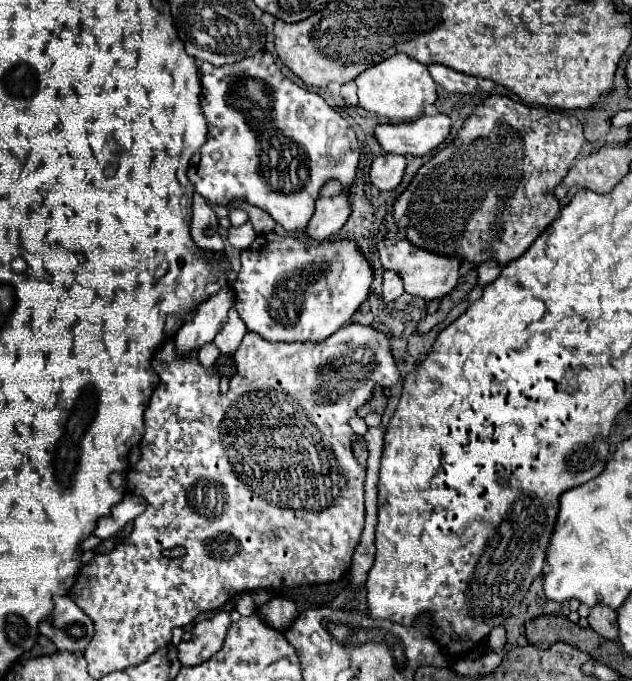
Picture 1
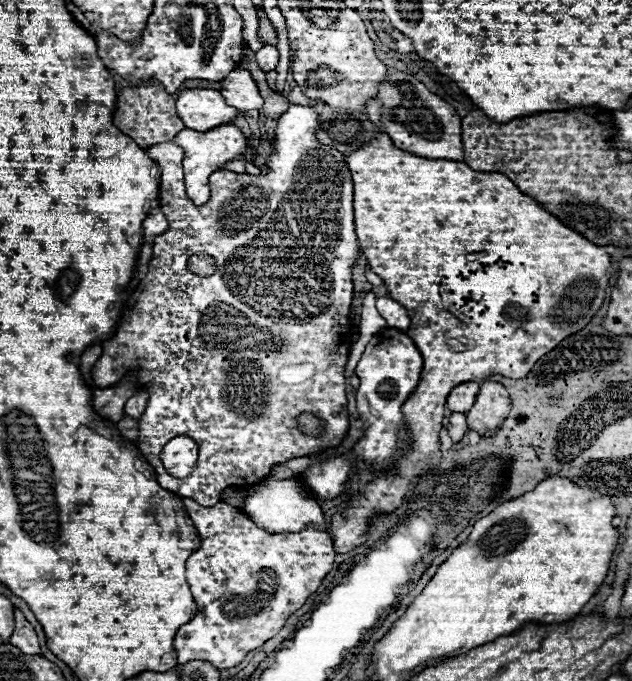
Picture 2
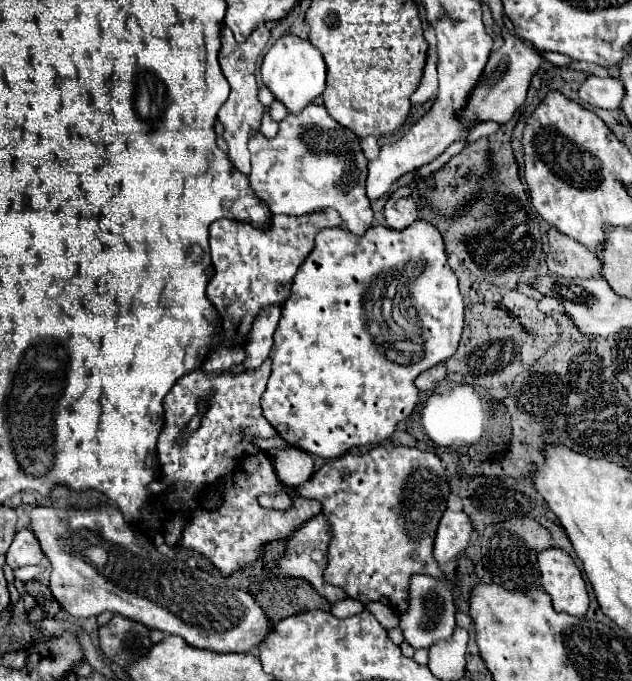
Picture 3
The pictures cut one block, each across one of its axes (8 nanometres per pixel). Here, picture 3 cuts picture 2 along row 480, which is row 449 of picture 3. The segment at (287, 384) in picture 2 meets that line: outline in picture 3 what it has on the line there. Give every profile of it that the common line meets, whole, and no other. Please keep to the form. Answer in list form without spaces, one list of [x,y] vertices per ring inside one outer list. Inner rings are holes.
[[[268,358],[258,370],[248,370],[242,374],[232,374],[232,372],[220,372],[220,374],[206,374],[200,370],[194,370],[186,376],[182,376],[182,380],[178,380],[178,384],[174,384],[172,392],[166,396],[164,400],[164,416],[166,416],[166,424],[164,430],[158,438],[158,460],[160,460],[160,470],[162,470],[162,480],[164,482],[174,482],[174,488],[164,496],[162,504],[158,504],[158,508],[162,506],[168,512],[176,512],[176,500],[184,500],[186,504],[192,500],[192,504],[196,504],[200,492],[204,486],[212,484],[212,482],[222,482],[220,492],[224,496],[224,504],[222,508],[214,510],[214,512],[206,512],[202,508],[192,508],[190,510],[190,520],[184,526],[180,544],[186,548],[194,548],[196,552],[204,554],[222,574],[232,574],[234,570],[238,570],[247,564],[250,564],[258,558],[258,550],[274,540],[284,540],[288,538],[296,528],[300,528],[306,520],[310,520],[312,516],[320,514],[320,504],[314,500],[302,500],[296,496],[294,488],[284,486],[274,470],[272,464],[268,460],[268,456],[262,450],[256,450],[252,440],[254,436],[262,436],[262,438],[270,438],[277,435],[275,428],[264,420],[262,410],[260,410],[260,398],[266,390],[266,382],[270,376],[270,364],[272,360]],[[198,398],[206,400],[206,412],[202,418],[202,426],[198,430],[188,430],[188,416],[194,416],[198,412]],[[180,440],[180,444],[178,444]],[[234,450],[242,450],[240,456],[234,454]],[[276,492],[288,492],[292,498],[292,508],[288,510],[264,510],[262,506],[258,506],[258,496],[260,494],[276,494]]]

